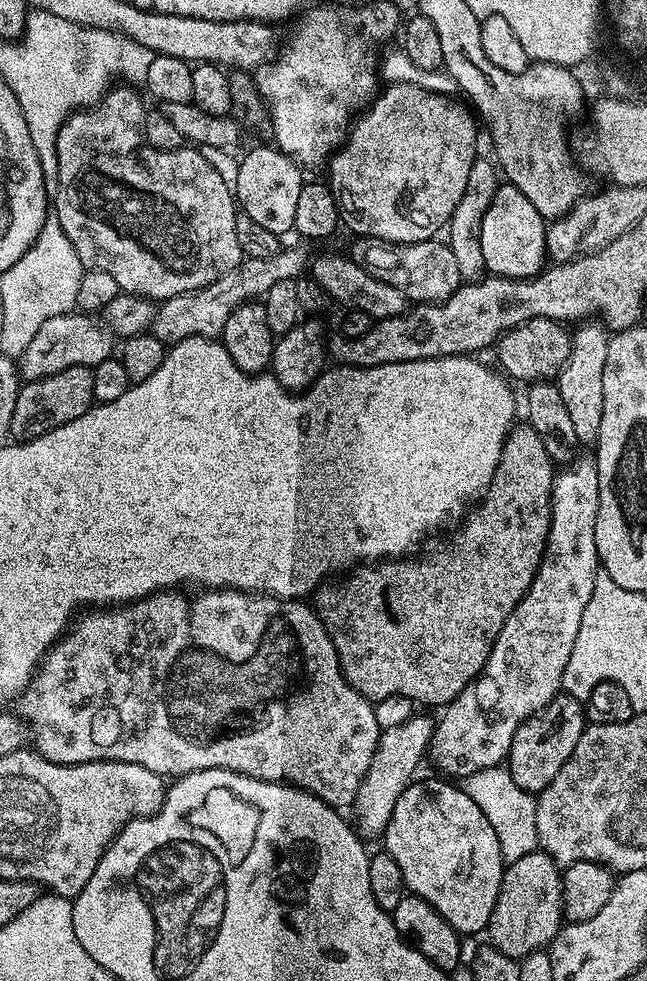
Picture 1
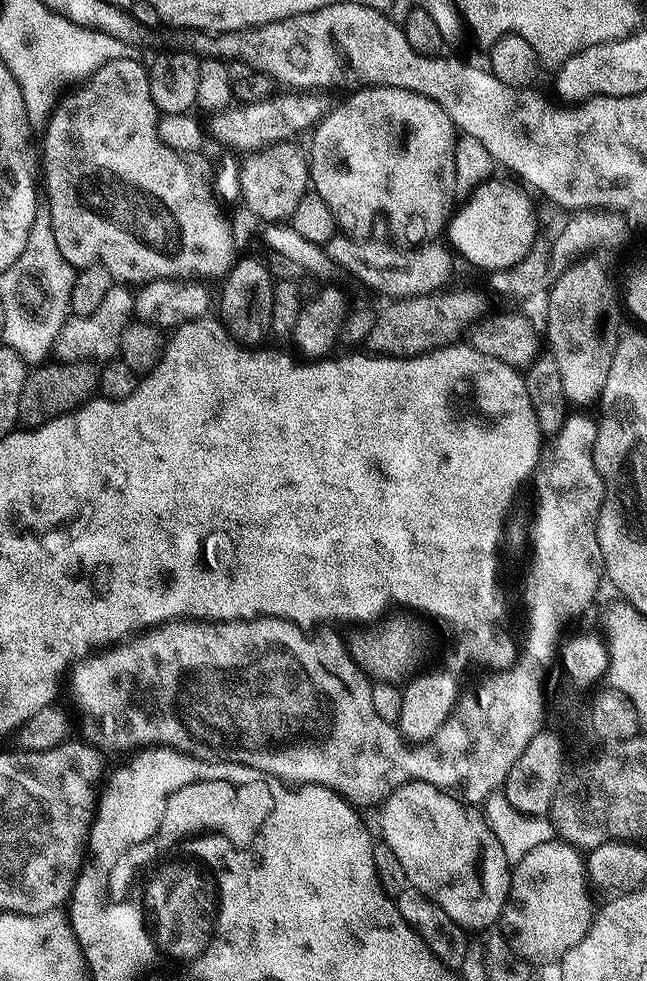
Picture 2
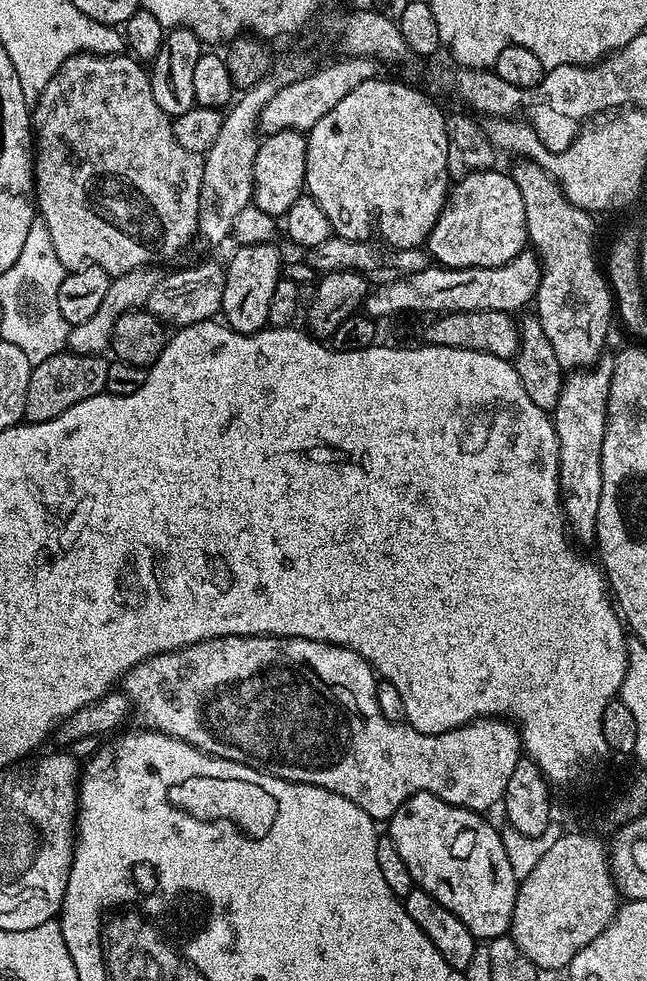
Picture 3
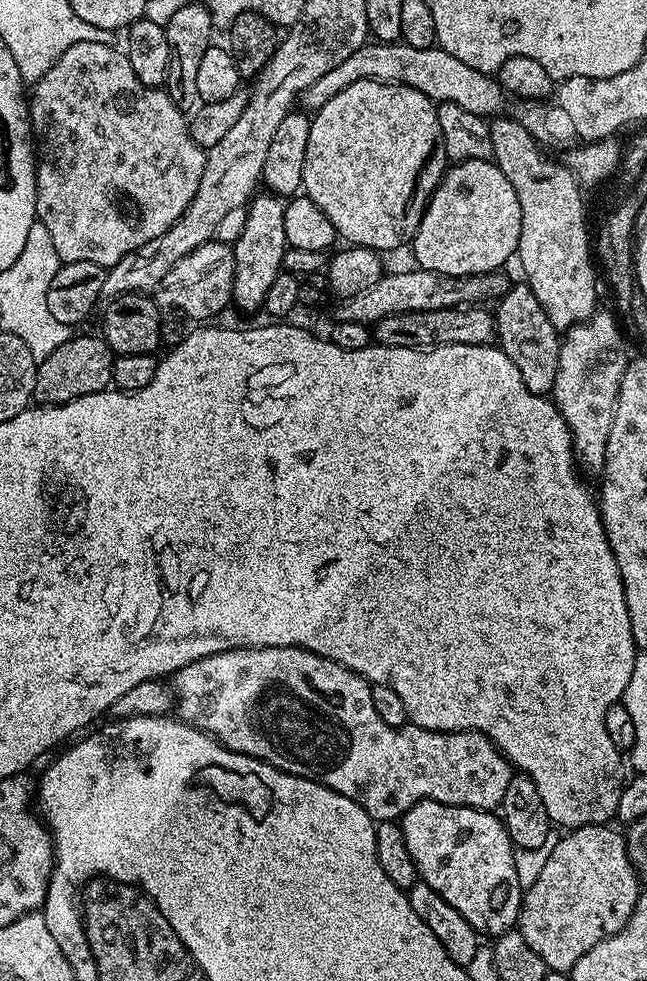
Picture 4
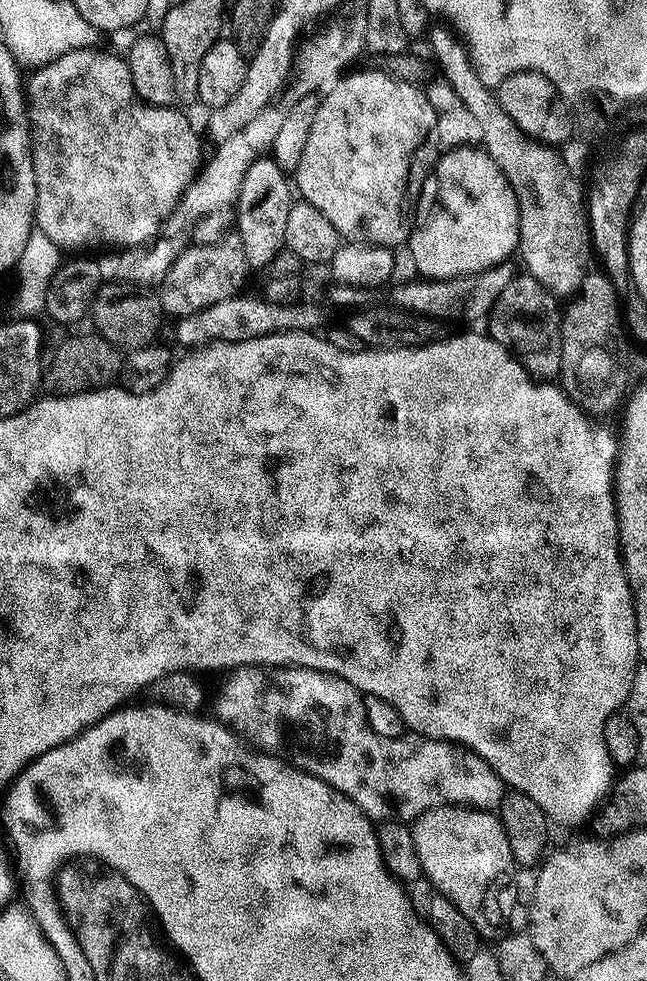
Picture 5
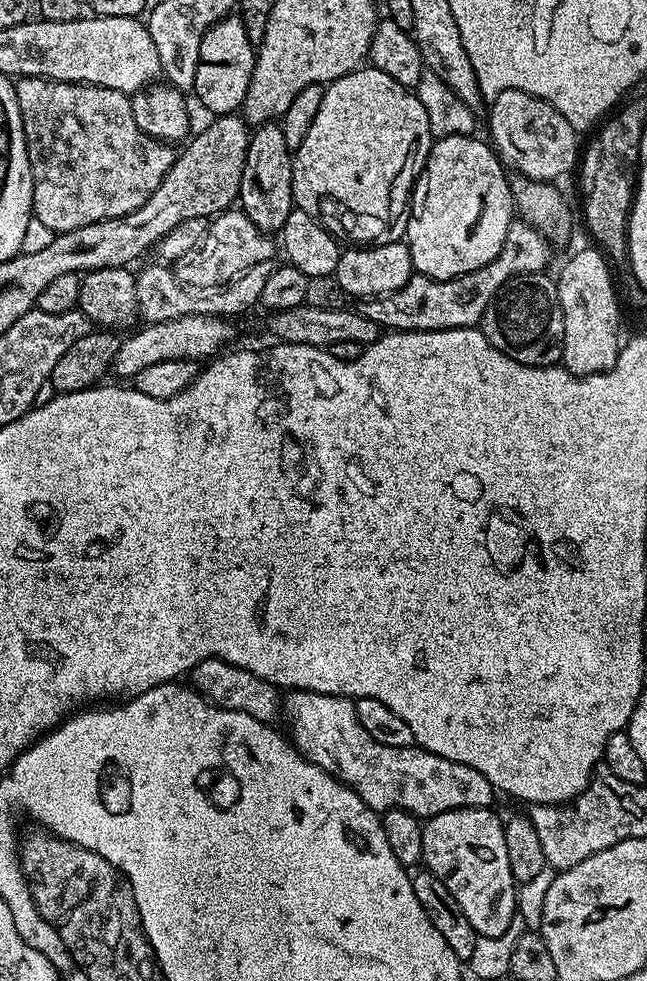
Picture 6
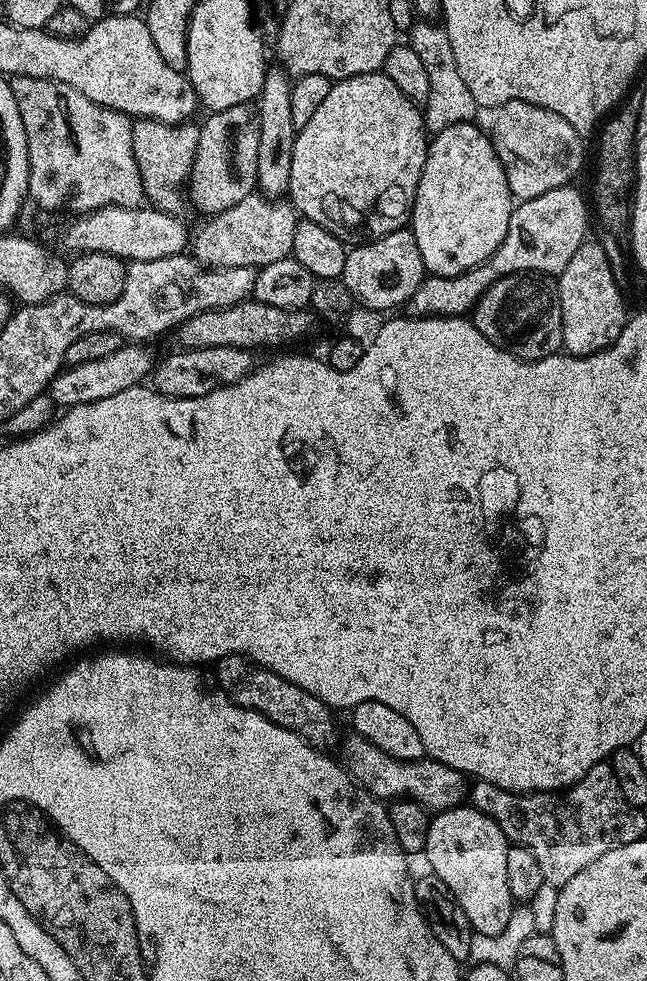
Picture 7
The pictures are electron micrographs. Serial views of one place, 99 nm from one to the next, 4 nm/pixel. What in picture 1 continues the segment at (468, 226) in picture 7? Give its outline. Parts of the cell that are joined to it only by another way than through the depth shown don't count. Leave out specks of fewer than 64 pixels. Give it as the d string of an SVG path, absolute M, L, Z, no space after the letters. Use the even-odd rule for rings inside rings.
M501 183L480 223L480 245L485 269L493 276L526 280L539 276L546 264L546 221L533 204L513 184Z

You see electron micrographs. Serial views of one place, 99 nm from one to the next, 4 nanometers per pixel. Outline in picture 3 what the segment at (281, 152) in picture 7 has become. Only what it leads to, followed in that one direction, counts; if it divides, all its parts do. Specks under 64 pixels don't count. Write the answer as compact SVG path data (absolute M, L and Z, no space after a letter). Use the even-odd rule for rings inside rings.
M275 243L246 245L237 247L232 261L227 261L224 270L224 289L222 290L223 323L235 332L249 336L269 327L270 298L274 295L274 286L281 280L282 257Z

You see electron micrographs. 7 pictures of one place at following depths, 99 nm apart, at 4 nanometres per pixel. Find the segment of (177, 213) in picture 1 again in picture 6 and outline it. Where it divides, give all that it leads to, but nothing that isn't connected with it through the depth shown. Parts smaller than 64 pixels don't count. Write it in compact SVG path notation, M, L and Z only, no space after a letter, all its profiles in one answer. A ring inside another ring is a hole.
M21 76L15 85L32 171L32 214L54 233L78 230L87 224L117 219L138 210L154 190L158 190L177 158L167 143L138 130L127 92L93 84L47 80L41 76Z

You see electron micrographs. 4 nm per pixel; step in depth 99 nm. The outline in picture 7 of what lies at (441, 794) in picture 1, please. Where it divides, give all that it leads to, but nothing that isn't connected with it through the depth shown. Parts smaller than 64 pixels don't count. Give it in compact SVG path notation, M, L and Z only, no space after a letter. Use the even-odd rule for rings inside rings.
M447 808L430 819L423 859L428 859L431 875L442 878L442 882L450 886L450 894L454 894L458 906L462 906L462 914L466 914L473 933L480 933L485 938L502 935L512 920L514 901L510 886L506 886L509 847L510 842L500 827L477 808Z

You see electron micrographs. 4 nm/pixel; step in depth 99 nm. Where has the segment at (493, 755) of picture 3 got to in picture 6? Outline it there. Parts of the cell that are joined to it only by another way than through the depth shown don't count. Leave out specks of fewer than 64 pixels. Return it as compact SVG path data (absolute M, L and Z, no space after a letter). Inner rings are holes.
M292 690L283 697L282 716L288 719L287 735L301 756L352 788L375 812L401 808L421 818L455 808L487 808L494 789L485 776L462 762L450 762L419 746L381 746L362 730L356 705L347 696Z

